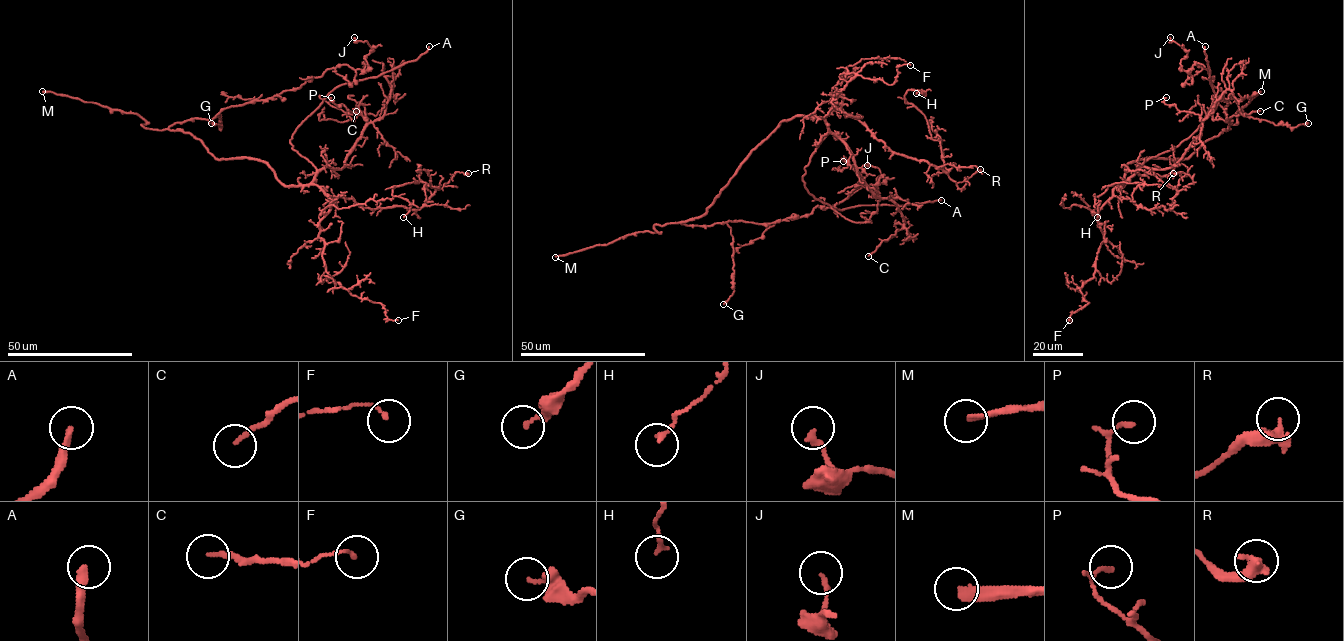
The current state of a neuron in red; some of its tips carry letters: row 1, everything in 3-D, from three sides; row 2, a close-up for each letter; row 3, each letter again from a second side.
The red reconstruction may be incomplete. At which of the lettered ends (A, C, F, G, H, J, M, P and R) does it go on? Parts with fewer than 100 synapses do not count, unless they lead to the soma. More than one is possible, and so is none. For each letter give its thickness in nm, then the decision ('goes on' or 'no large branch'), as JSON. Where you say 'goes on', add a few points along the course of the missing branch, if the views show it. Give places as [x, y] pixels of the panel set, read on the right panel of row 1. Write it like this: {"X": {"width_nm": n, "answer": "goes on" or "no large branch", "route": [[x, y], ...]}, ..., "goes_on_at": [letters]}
{"A": {"width_nm": 260, "answer": "goes on"}, "C": {"width_nm": 160, "answer": "no large branch"}, "F": {"width_nm": 120, "answer": "no large branch"}, "G": {"width_nm": 200, "answer": "no large branch"}, "H": {"width_nm": 160, "answer": "no large branch"}, "J": {"width_nm": 180, "answer": "no large branch"}, "M": {"width_nm": 240, "answer": "goes on", "route": [[1261, 91], [1272, 90], [1243, 128], [1241, 139], [1241, 118], [1248, 123], [1230, 106], [1208, 101], [1204, 74]]}, "P": {"width_nm": 170, "answer": "no large branch"}, "R": {"width_nm": 400, "answer": "no large branch"}, "goes_on_at": ["A", "M"]}

